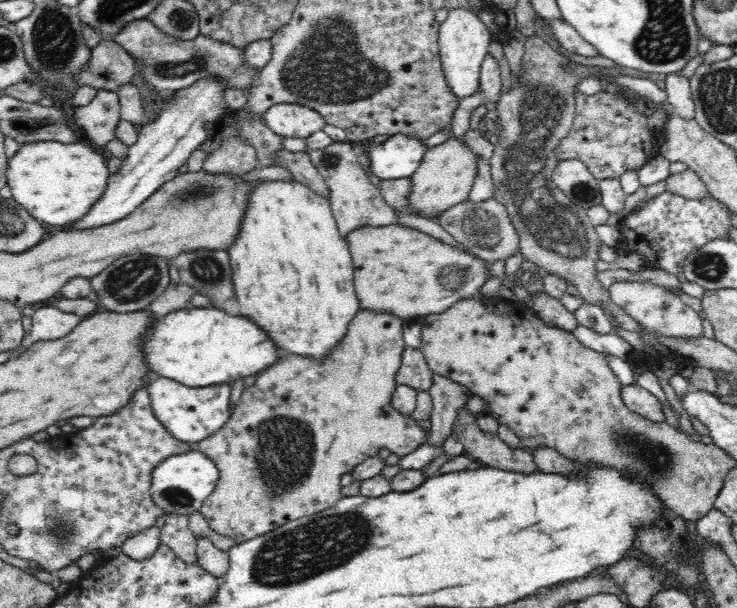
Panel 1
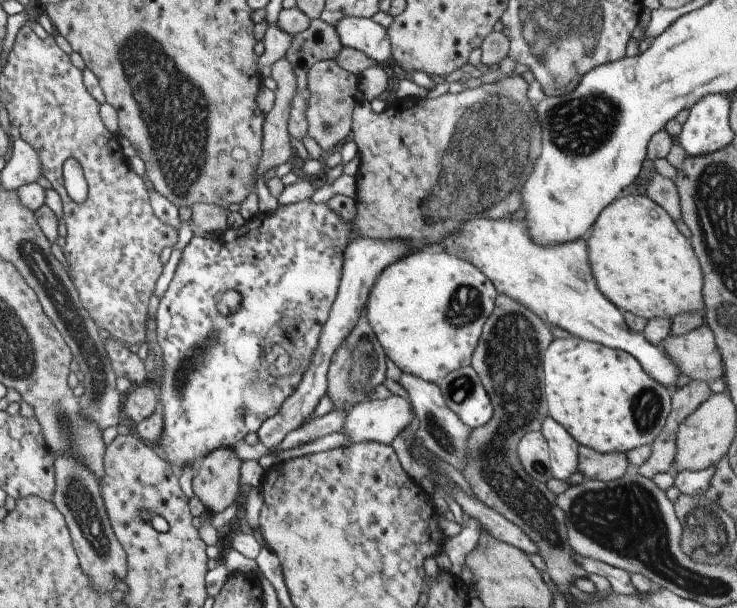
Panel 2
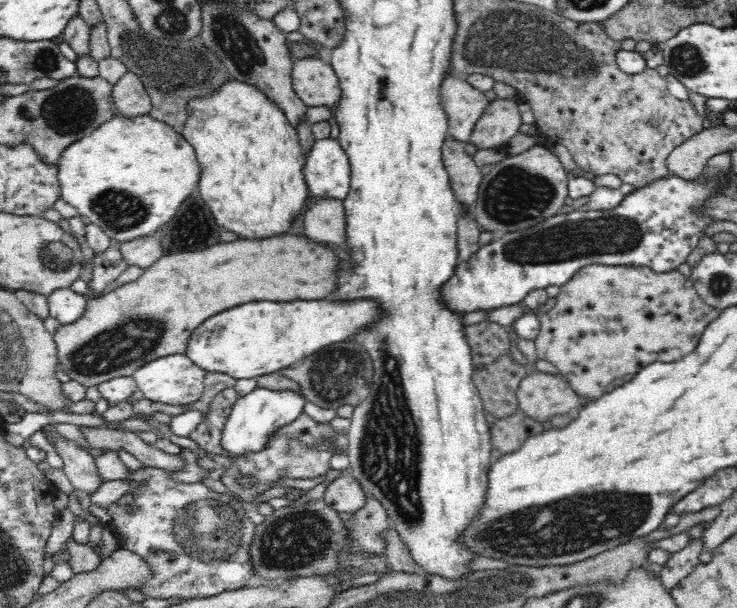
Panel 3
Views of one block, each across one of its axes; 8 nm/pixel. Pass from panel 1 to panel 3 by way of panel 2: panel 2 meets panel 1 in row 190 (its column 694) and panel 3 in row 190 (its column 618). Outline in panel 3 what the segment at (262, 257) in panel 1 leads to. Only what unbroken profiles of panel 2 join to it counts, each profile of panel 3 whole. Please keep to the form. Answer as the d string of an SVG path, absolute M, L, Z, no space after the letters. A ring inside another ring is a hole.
M232 78L223 86L214 96L194 98L186 110L182 134L194 146L201 168L197 194L208 204L218 226L240 238L270 238L278 236L278 232L288 232L308 198L308 185L302 171L306 157L299 134L281 108L256 87Z

